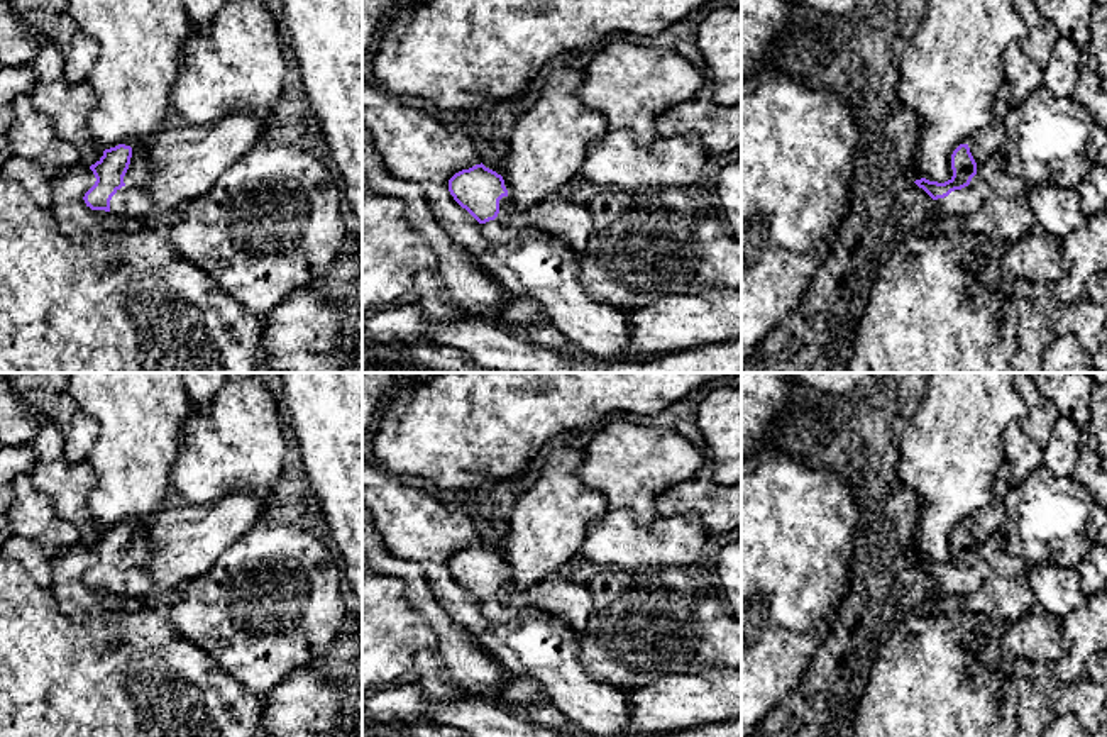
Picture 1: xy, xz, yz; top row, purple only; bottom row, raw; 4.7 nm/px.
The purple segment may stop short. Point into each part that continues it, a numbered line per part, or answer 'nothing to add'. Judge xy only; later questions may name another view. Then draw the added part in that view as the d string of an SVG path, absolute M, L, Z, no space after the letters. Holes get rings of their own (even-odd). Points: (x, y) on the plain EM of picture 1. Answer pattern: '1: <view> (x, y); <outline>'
1: xy (188, 539); M237 491L213 503L171 505L146 518L156 556L144 566L122 566L110 579L110 593L134 598L166 598L184 581L207 574L218 556L252 529L273 518L276 491Z

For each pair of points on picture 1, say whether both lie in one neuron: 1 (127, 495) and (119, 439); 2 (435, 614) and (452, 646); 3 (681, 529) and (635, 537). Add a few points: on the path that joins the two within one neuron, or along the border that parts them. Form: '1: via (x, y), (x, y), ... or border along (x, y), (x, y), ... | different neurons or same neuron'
1: via (127, 482), (121, 470), (121, 453) | same neuron
2: via (440, 622), (452, 637) | same neuron
3: via (669, 537), (647, 537) | same neuron

